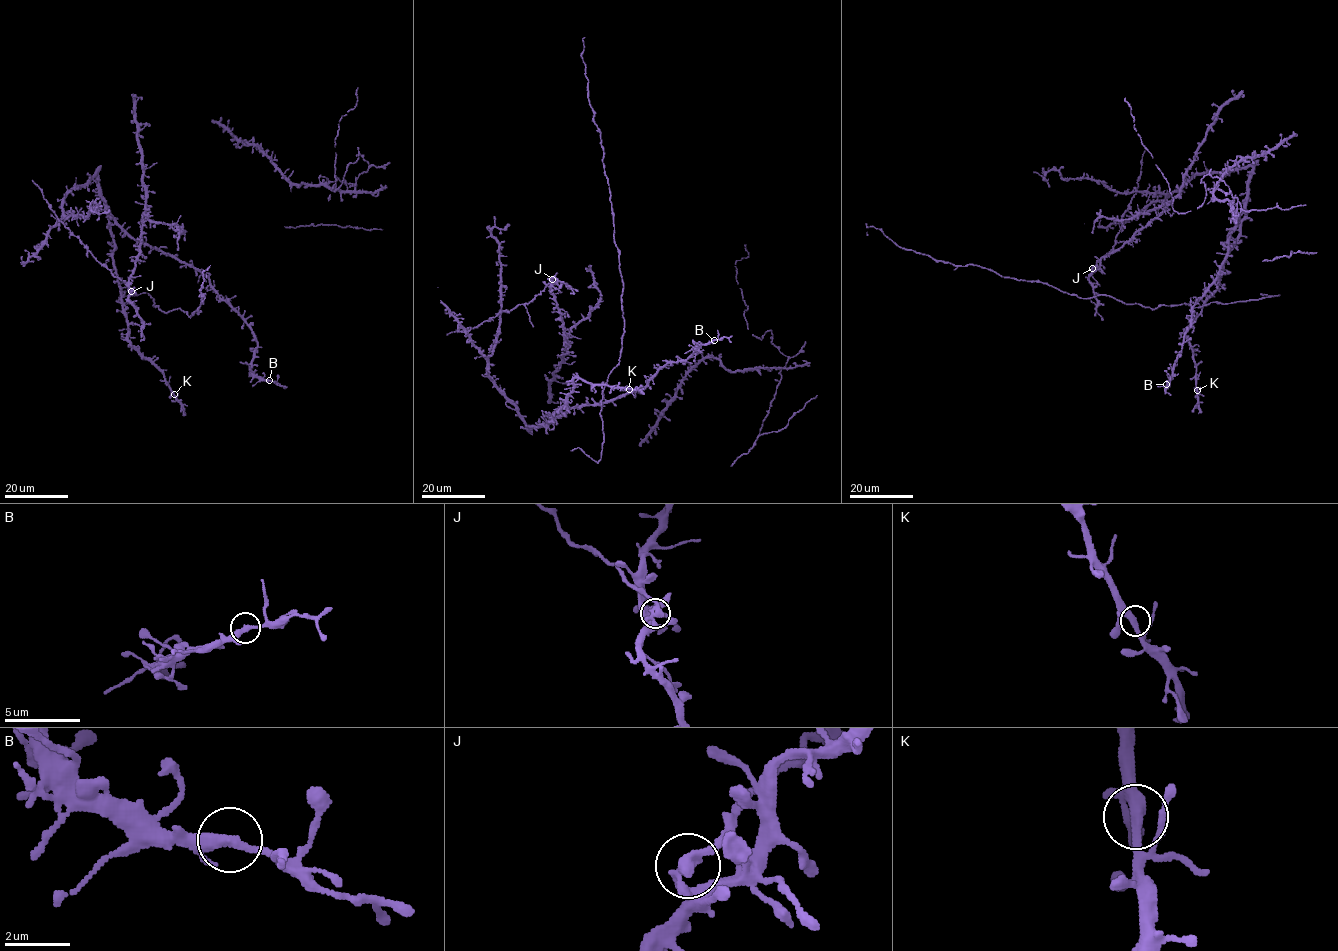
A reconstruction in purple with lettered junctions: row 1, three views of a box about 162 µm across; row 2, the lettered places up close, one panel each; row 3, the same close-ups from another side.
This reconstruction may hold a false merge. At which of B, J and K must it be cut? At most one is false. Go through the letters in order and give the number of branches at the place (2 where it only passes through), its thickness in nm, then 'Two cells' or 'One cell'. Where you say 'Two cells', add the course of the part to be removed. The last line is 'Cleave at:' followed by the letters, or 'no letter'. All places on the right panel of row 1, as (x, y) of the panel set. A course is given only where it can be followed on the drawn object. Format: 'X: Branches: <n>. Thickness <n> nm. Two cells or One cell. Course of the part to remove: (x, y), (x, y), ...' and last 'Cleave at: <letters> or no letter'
B: Branches: 2. Thickness 320 nm. One cell
J: Branches: 2. Thickness 340 nm. Two cells. Course of the part to remove: (1092, 267), (1115, 243), (1122, 216), (1136, 192), (1145, 151)
K: Branches: 2. Thickness 360 nm. One cell
Cleave at: J

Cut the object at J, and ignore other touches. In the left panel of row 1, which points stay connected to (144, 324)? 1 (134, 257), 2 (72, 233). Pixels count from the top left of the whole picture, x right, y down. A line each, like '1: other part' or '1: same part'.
1: same part
2: other part

